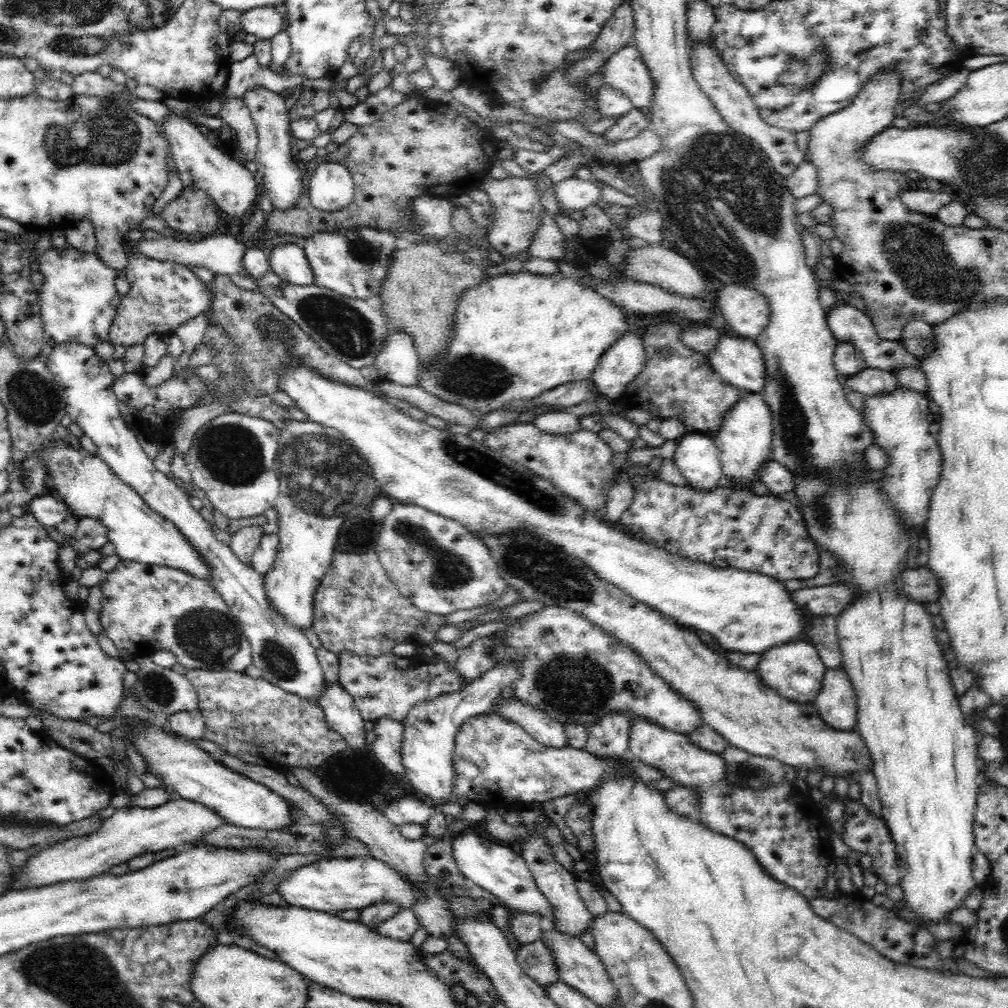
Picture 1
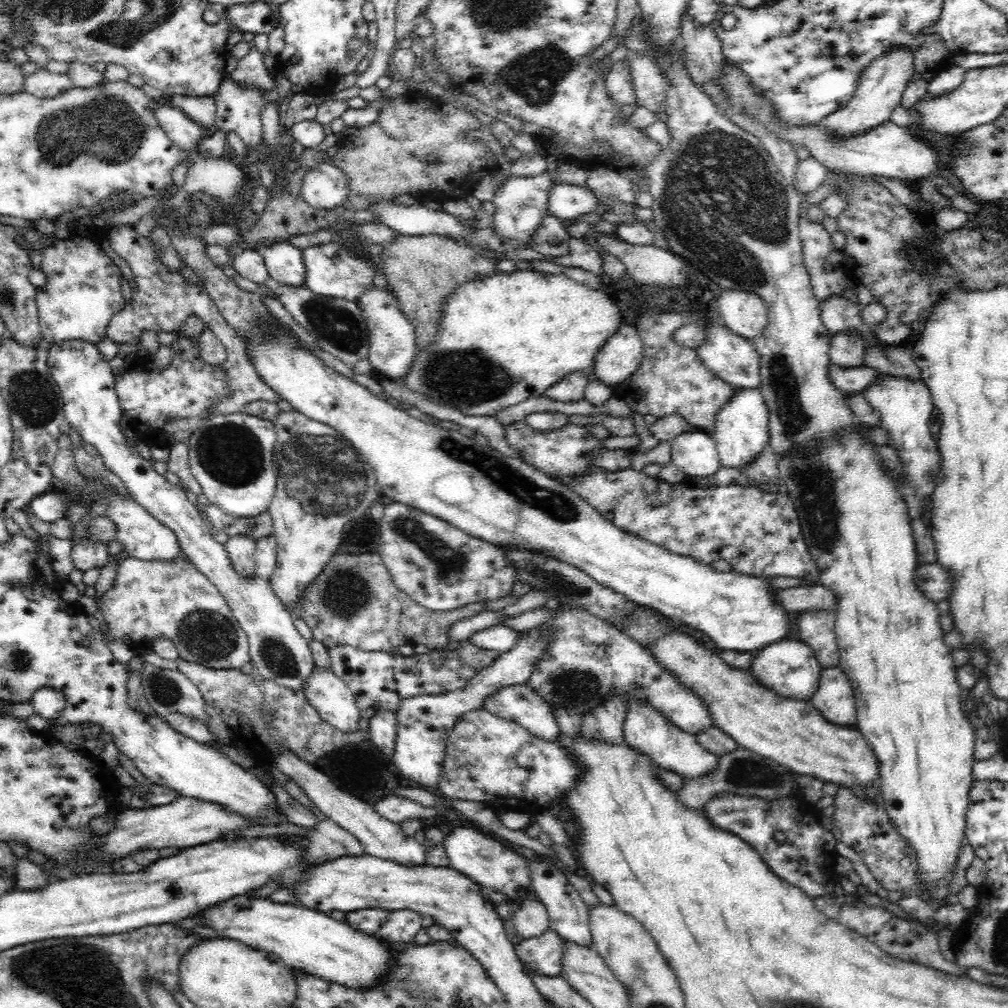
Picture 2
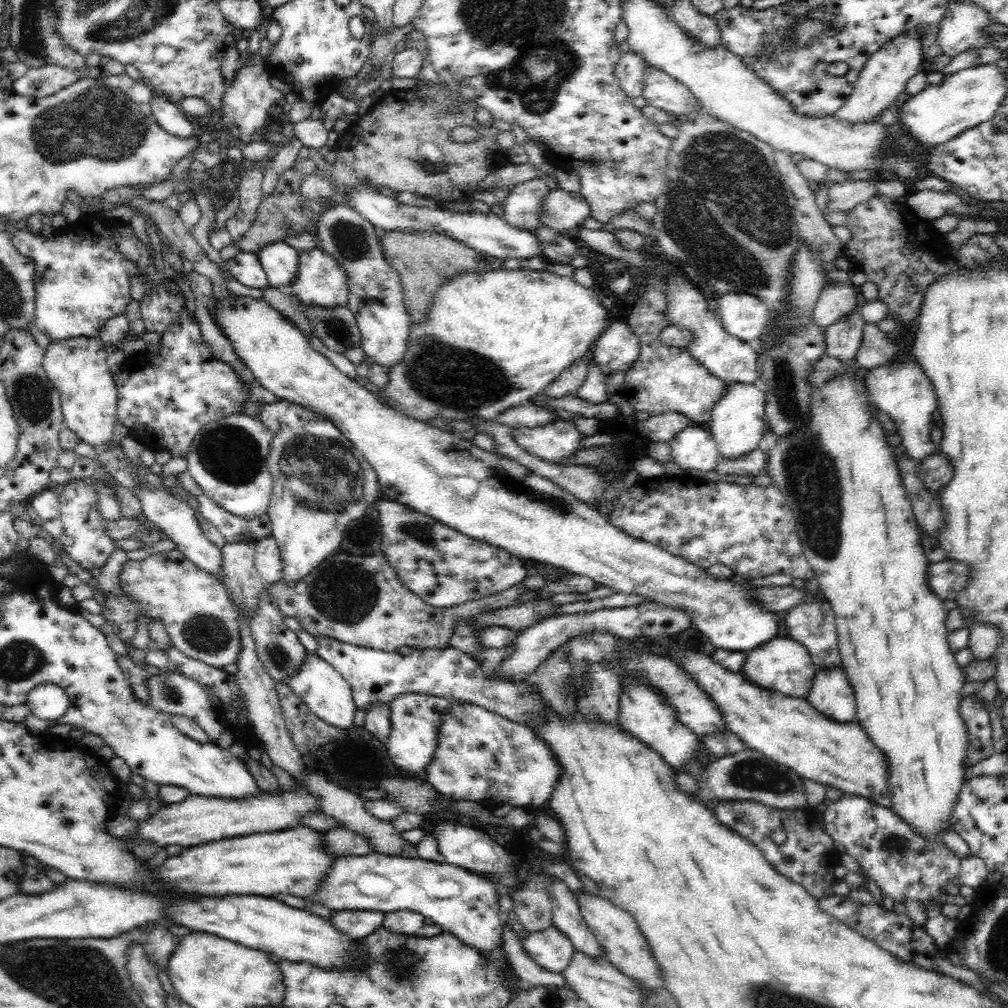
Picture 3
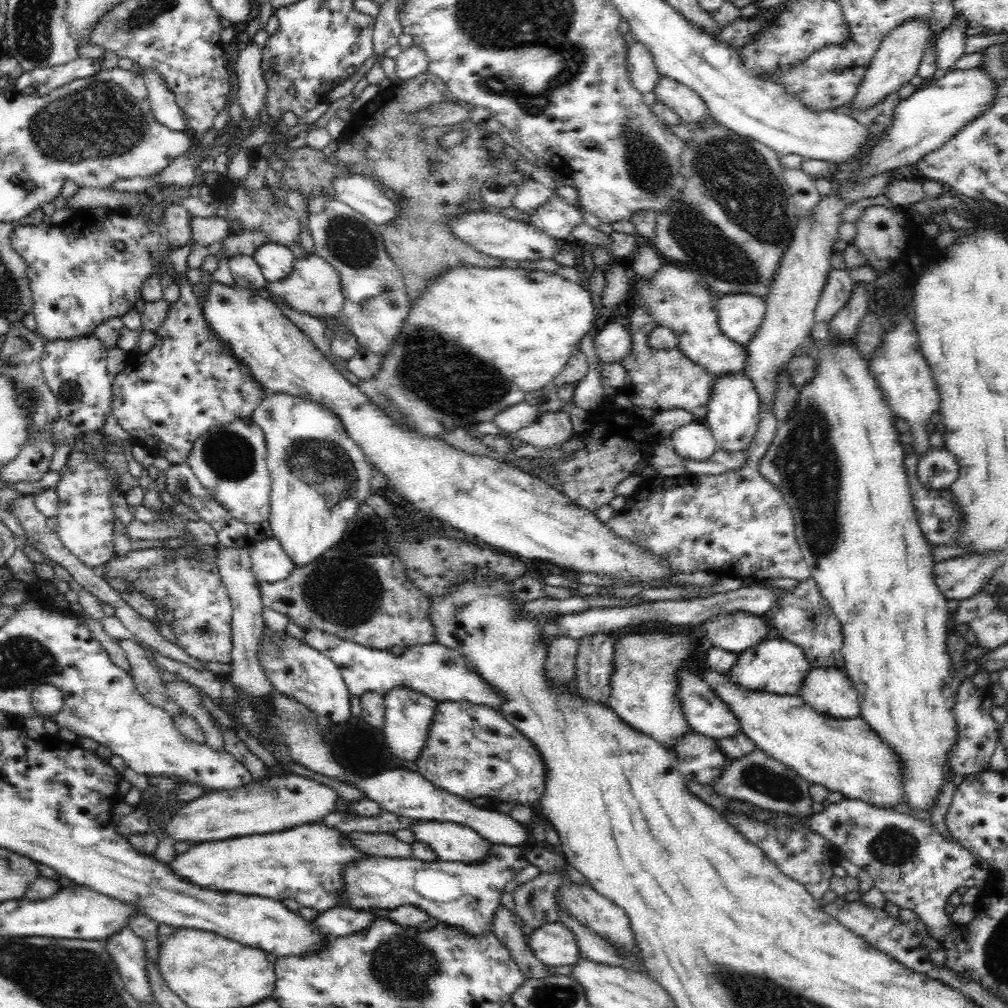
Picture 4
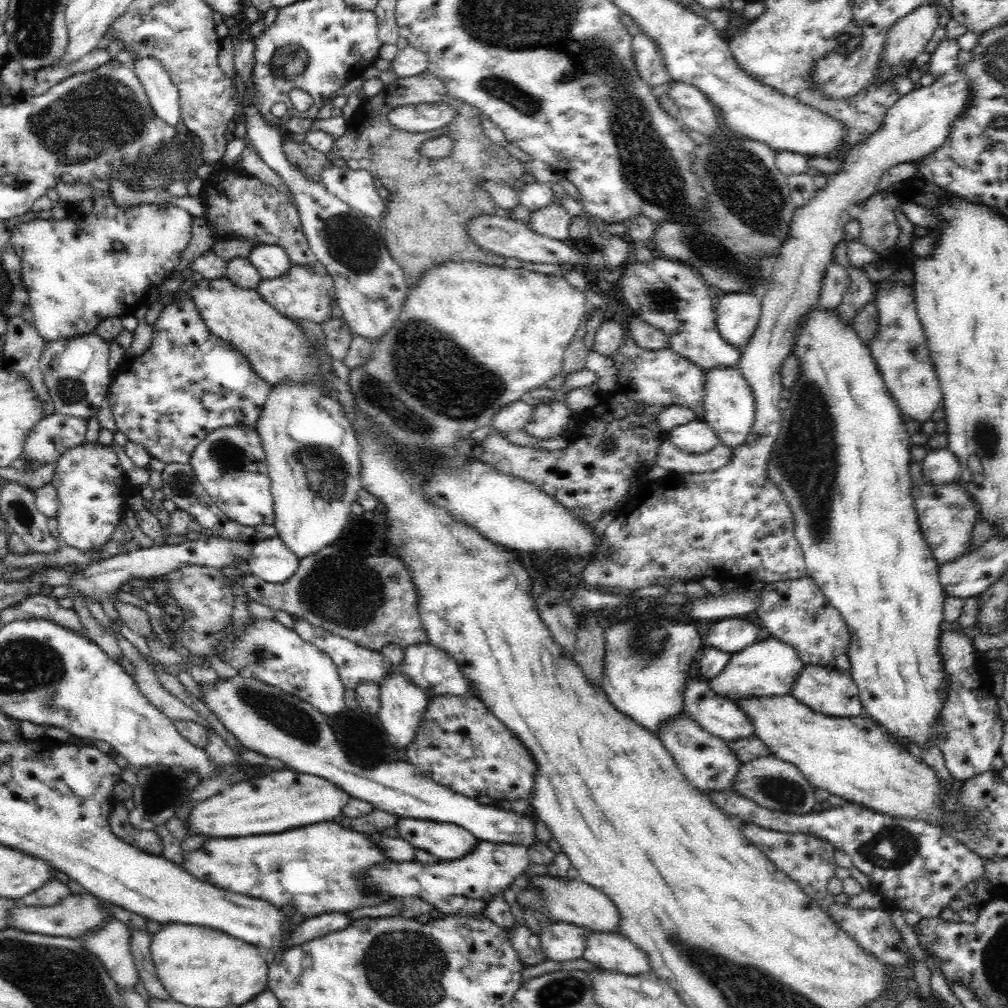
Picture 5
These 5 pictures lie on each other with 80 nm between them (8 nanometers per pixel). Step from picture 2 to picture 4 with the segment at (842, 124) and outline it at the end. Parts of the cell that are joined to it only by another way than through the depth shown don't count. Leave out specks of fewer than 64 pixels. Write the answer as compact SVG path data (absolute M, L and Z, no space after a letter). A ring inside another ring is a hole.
M923 17L912 18L912 20L896 26L896 29L884 38L880 48L871 58L864 79L857 88L857 93L850 100L852 109L864 109L876 105L876 102L883 100L884 96L897 92L900 86L910 82L910 79L917 75L918 65L926 50L926 43L932 34L930 25Z

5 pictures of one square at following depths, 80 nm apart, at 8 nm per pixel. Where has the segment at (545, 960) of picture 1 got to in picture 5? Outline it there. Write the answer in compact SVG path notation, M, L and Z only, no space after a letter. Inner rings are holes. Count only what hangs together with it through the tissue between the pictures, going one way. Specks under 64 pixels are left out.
M550 923L540 934L541 949L549 960L566 962L582 958L585 951L585 936L594 930L587 926L570 923Z

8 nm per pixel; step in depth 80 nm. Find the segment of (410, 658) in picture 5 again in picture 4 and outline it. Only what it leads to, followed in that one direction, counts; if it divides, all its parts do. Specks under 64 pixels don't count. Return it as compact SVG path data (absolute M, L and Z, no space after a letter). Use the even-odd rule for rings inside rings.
M304 628L302 640L312 648L318 649L340 669L349 694L364 694L366 690L376 690L383 695L394 686L406 686L437 701L452 700L485 704L490 708L500 708L502 695L490 687L476 671L466 667L466 661L459 652L444 645L429 643L410 645L400 655L392 655L387 650L374 650L355 642L338 638L316 628Z

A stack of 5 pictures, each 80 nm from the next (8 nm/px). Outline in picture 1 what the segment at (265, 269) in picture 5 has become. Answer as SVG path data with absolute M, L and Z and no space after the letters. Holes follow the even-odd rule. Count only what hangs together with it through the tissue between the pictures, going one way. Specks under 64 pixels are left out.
M291 243L276 245L266 254L270 263L270 274L276 274L281 280L295 286L314 284L315 278L302 246Z

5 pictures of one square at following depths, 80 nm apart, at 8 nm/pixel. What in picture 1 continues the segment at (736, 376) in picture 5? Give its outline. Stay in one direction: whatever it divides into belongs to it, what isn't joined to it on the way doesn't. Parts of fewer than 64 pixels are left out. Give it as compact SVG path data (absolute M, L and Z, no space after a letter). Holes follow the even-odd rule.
M743 393L736 403L720 423L713 441L718 447L723 474L742 484L742 480L756 480L763 465L771 458L772 416L761 393Z

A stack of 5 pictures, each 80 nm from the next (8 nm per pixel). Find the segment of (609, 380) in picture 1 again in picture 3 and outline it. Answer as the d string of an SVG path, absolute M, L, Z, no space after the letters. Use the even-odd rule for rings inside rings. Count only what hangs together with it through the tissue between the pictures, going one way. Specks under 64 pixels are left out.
M614 320L593 347L592 358L604 374L626 372L639 354L639 339L627 323Z

